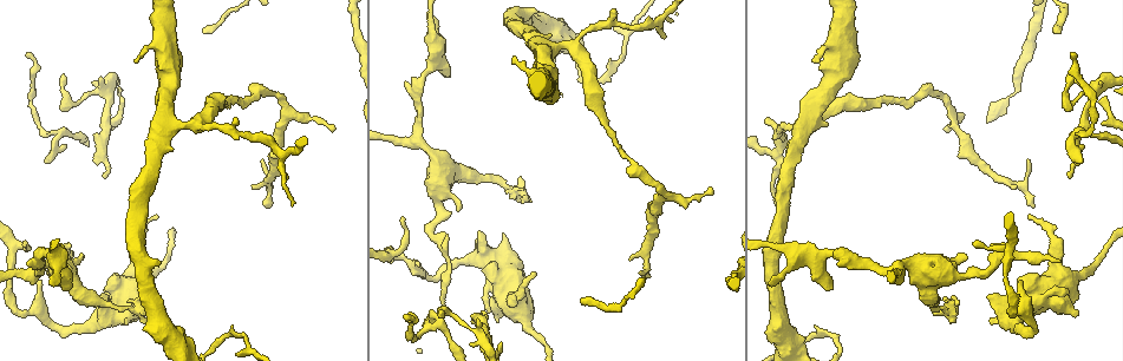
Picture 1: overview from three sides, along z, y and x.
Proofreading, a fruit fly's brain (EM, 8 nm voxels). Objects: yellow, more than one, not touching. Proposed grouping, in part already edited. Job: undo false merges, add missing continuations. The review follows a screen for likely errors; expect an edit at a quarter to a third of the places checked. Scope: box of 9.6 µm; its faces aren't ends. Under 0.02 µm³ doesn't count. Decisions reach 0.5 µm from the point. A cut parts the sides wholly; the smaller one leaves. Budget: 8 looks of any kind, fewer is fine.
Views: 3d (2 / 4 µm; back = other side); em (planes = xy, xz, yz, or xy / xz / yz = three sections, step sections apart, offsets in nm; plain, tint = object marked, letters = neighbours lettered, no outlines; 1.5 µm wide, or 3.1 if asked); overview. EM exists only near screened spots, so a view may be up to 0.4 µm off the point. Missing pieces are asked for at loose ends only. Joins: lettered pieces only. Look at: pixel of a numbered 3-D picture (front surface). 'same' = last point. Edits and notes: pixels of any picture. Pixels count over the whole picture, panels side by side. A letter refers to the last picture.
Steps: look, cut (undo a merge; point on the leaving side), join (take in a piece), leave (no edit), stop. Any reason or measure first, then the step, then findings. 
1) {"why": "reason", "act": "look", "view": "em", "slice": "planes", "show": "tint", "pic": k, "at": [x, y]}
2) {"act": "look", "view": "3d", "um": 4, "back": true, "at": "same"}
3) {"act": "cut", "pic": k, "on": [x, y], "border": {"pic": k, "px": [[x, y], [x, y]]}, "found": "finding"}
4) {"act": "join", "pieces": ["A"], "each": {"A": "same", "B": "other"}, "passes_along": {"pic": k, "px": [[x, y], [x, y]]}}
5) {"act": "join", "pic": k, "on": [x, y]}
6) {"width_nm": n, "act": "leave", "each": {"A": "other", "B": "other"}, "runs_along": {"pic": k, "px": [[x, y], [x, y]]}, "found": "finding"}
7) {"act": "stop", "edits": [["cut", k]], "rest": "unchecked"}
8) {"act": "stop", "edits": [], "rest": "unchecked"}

{"why": "free end", "act": "look", "view": "em", "slice": "xy", "step": 8, "show": "tint", "pic": 1, "at": [1060, 262]}

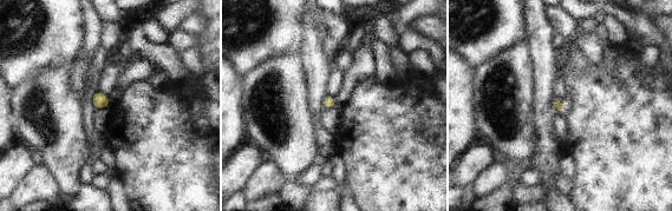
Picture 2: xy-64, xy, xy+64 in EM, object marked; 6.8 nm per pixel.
{"why": "another direction", "act": "look", "view": "em", "slice": "xz", "step": 8, "show": "letters", "at": "same"}

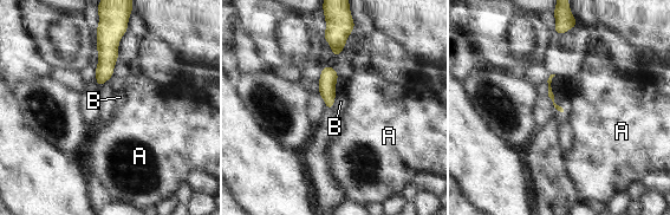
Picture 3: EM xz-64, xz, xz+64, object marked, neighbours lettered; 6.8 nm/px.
{"longest_contact_nm": ["B", 100], "act": "leave", "each": {"A": "other", "B": "other"}, "runs_along": {"pic": 3, "px": [[551, 76], [550, 93], [561, 110]]}, "found": "no lettered piece goes on from it"}

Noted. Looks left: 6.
{"why": "long arm stops here", "act": "look", "view": "em", "slice": "planes", "show": "letters", "pic": 1, "at": [27, 55]}

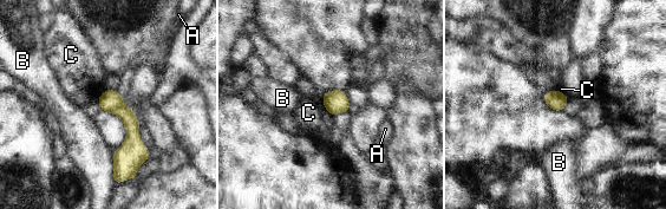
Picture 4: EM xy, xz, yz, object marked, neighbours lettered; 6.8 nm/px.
{"longest_contact_nm": ["B", 220], "act": "leave", "each": {"A": "other", "B": "other", "C": "other"}, "runs_along": {"pic": 4, "px": [[108, 92], [132, 125], [117, 174]]}, "found": "none of them fits"}

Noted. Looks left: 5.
{"why": "branch stops here", "act": "look", "view": "em", "slice": "planes", "show": "letters", "pic": 1, "at": [819, 62]}

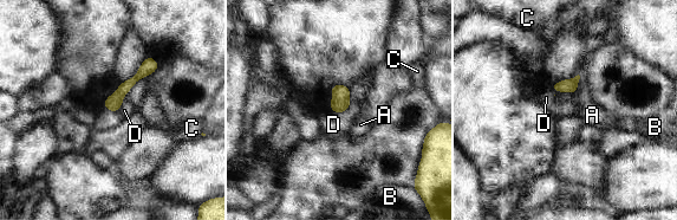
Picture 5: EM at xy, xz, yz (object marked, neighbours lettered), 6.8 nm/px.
{"act": "leave", "each": {"A": "other", "B": "other", "C": "other", "D": "other"}, "runs_along": {"pic": 5, "px": [[150, 60], [150, 64], [106, 104]]}, "found": "no lettered piece goes on from it"}

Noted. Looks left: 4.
{"act": "stop", "edits": [], "rest": "unchecked"}

